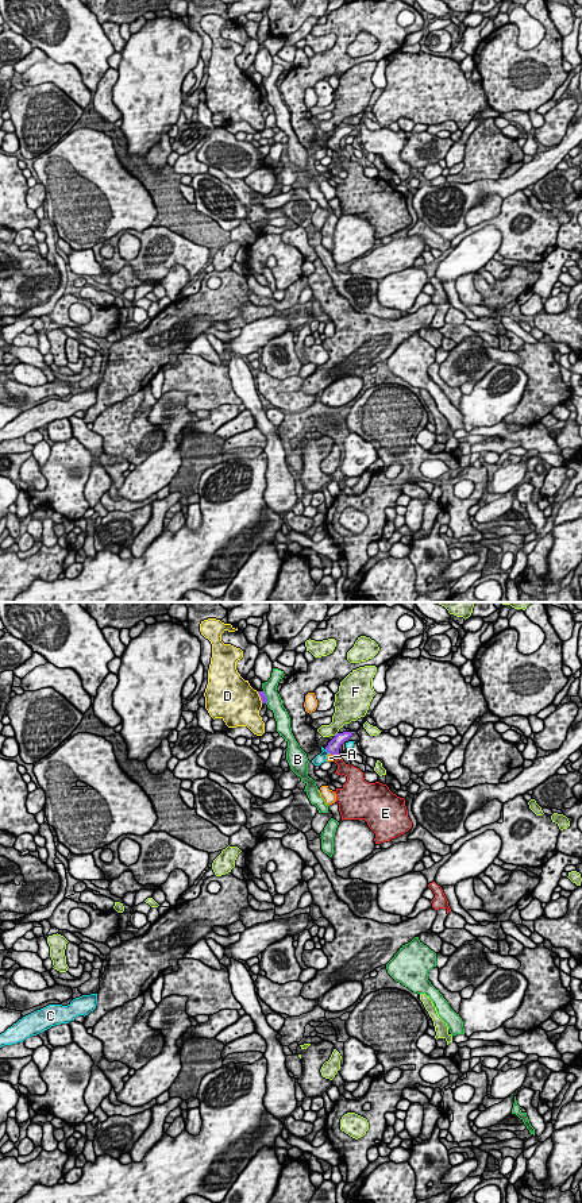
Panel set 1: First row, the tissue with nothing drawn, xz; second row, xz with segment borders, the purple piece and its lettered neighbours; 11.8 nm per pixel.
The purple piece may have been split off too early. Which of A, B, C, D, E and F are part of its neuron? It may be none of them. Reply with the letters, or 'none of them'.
E

